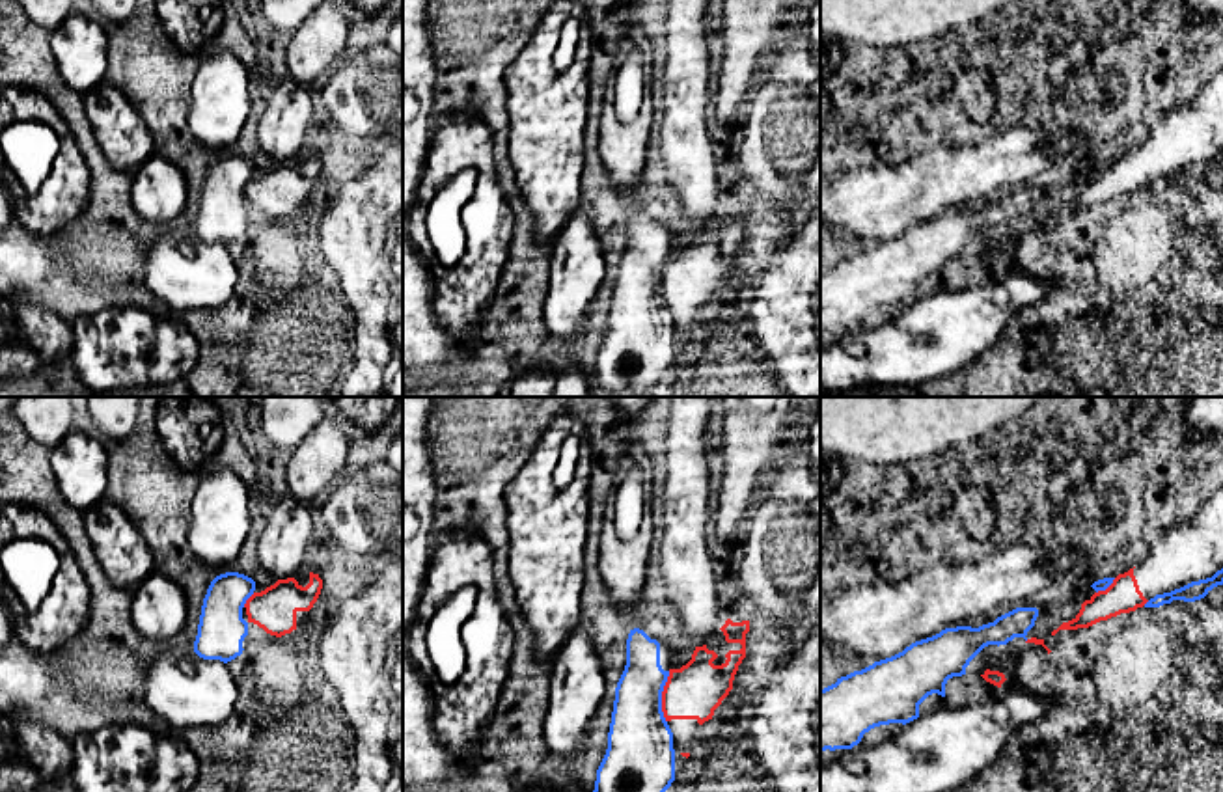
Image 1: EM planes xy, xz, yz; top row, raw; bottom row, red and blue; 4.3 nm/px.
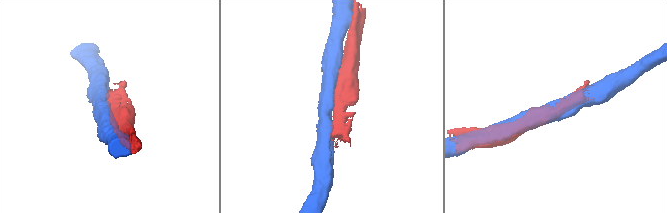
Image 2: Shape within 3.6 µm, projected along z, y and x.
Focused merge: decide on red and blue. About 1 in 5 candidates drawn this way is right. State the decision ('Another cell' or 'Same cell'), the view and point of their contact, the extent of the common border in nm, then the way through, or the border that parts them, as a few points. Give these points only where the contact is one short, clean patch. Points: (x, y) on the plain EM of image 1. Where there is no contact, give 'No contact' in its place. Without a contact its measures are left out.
Another cell. Touches red at xz (662, 280). Shared border 220 nm. Boundary: xz (670, 254), (662, 274), (662, 299), (666, 304)

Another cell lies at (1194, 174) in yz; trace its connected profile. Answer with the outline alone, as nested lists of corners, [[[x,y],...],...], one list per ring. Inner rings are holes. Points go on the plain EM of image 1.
[[[1223,151],[1217,153],[1212,160],[1191,164],[1171,175],[1156,177],[1145,186],[1145,190],[1160,190],[1163,186],[1171,186],[1173,183],[1195,184],[1204,181],[1217,168],[1223,168]]]

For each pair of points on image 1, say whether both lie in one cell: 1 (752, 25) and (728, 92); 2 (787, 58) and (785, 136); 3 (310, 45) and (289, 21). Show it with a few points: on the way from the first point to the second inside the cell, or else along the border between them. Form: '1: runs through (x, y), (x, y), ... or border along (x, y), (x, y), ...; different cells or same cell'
1: runs through (746, 41), (739, 75); same cell
2: runs through (787, 77), (787, 118); same cell
3: border along (306, 19), (291, 36); different cells

